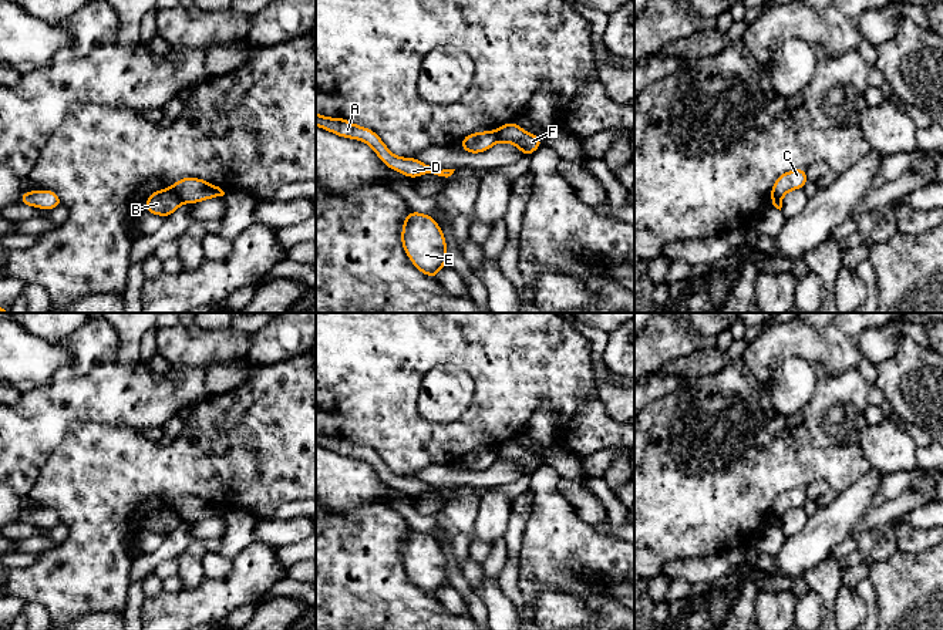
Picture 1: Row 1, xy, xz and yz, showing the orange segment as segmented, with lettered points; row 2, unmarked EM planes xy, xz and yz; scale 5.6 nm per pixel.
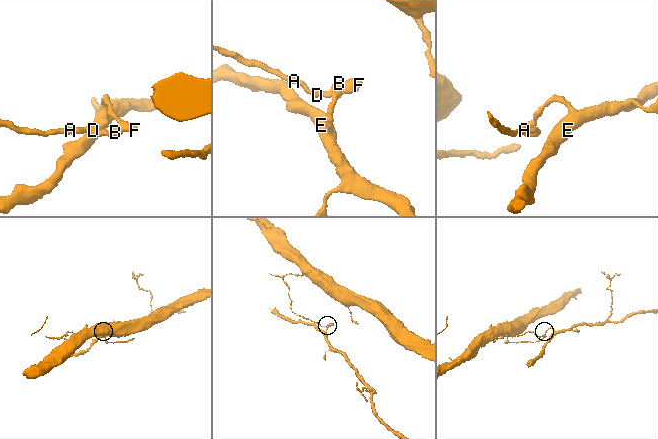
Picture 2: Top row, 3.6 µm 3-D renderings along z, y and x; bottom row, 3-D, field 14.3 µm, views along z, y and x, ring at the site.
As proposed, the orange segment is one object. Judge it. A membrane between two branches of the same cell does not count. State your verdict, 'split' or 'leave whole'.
split

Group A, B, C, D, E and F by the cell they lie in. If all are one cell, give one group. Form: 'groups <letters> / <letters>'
groups A B D / C E F

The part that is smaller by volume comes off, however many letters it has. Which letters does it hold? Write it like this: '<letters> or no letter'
C, E, F

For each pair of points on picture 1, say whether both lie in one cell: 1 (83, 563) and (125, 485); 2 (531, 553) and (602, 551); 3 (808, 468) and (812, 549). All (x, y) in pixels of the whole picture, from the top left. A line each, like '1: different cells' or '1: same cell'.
1: same cell
2: same cell
3: different cells

